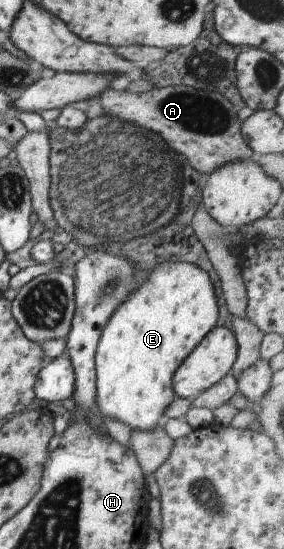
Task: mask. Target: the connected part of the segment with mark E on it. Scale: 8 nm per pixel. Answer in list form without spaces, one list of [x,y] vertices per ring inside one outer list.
[[[178,260],[178,262],[174,262],[174,264],[172,264],[172,262],[160,264],[160,266],[156,266],[152,272],[148,272],[146,279],[141,284],[138,284],[138,288],[136,288],[134,292],[130,292],[130,294],[124,298],[124,302],[108,316],[108,322],[106,322],[106,326],[102,328],[100,338],[98,338],[98,342],[96,342],[96,350],[94,352],[96,400],[94,400],[94,402],[96,402],[99,415],[112,418],[112,420],[116,420],[116,422],[120,422],[120,424],[126,424],[130,430],[148,430],[148,432],[150,432],[150,430],[156,430],[159,425],[162,427],[164,421],[162,414],[164,414],[164,410],[168,408],[168,404],[177,397],[176,394],[172,392],[172,376],[174,372],[176,372],[176,368],[178,368],[178,366],[182,364],[182,360],[196,348],[196,344],[214,328],[217,317],[218,304],[214,294],[214,287],[208,274],[197,264]]]

